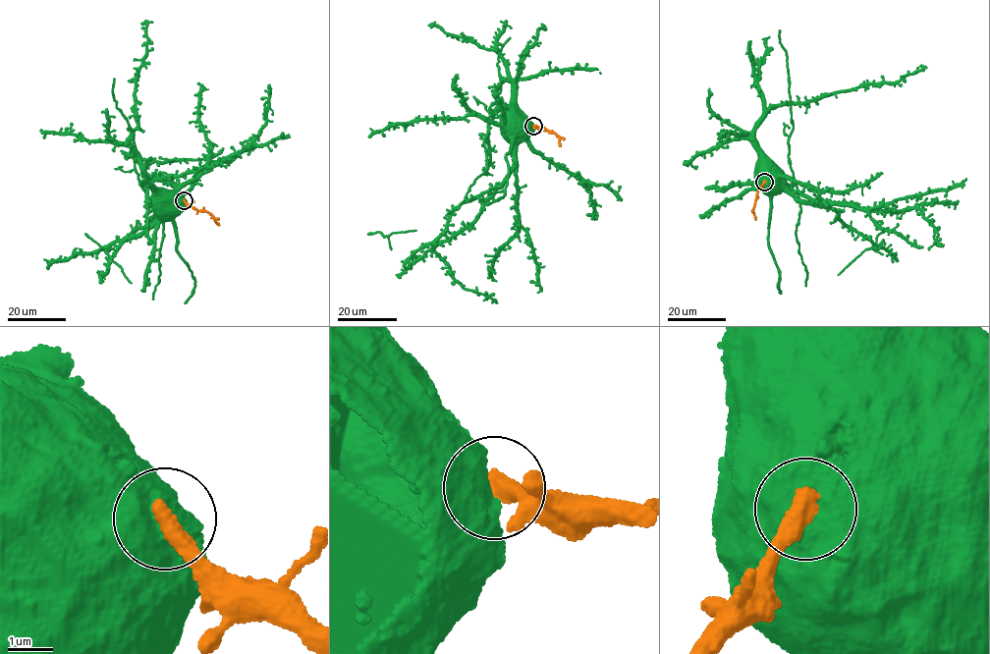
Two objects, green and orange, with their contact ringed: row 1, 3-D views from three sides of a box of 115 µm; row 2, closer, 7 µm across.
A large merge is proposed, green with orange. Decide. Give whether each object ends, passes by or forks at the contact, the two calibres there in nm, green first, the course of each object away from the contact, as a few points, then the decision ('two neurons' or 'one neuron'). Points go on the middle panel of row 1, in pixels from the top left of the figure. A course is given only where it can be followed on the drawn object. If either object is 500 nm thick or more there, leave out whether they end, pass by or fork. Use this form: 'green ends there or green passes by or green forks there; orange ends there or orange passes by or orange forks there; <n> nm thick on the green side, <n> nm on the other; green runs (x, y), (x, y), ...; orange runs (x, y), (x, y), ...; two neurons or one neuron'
800 nm thick on the green side, 440 nm on the other; green runs (532, 126), (522, 113), (512, 112), (515, 117); orange runs (533, 126), (555, 133), (560, 146); two neurons

